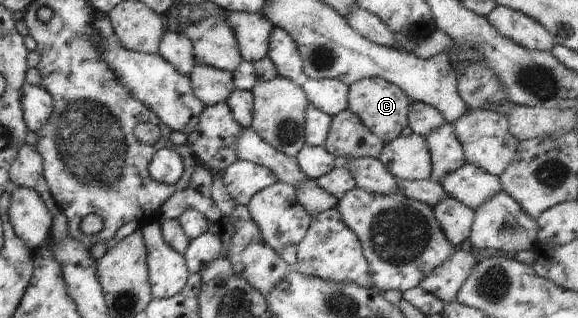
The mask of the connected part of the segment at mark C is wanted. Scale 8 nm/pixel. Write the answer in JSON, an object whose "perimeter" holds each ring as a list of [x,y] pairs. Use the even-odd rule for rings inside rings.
{"perimeter":[[[364,78],[360,81],[351,83],[348,86],[348,109],[355,114],[358,119],[375,135],[379,137],[383,143],[391,142],[393,139],[401,136],[401,132],[408,126],[409,109],[411,106],[411,99],[403,93],[397,85],[385,81],[385,79]]]}

